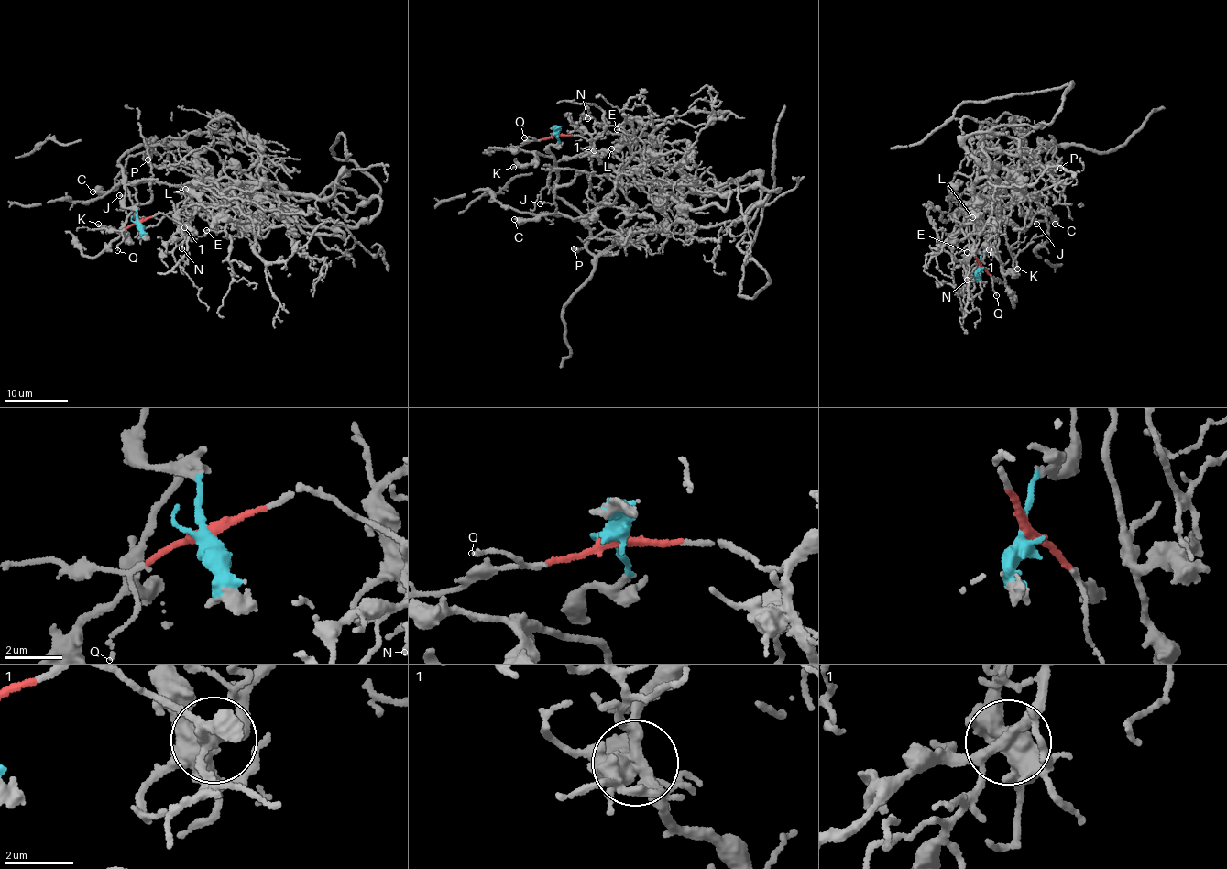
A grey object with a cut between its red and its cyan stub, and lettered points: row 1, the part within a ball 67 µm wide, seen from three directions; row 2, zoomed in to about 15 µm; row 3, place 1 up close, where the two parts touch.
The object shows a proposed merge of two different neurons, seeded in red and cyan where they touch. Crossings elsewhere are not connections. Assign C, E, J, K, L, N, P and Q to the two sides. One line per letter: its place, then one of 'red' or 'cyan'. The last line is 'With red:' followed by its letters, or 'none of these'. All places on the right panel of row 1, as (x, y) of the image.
C: place (1055, 224); cyan
E: place (967, 252); red
J: place (1036, 224); cyan
K: place (1017, 269); cyan
L: place (972, 217); red
N: place (967, 280); red
P: place (1060, 168); cyan
Q: place (996, 295); red
With red: E, L, N, Q

